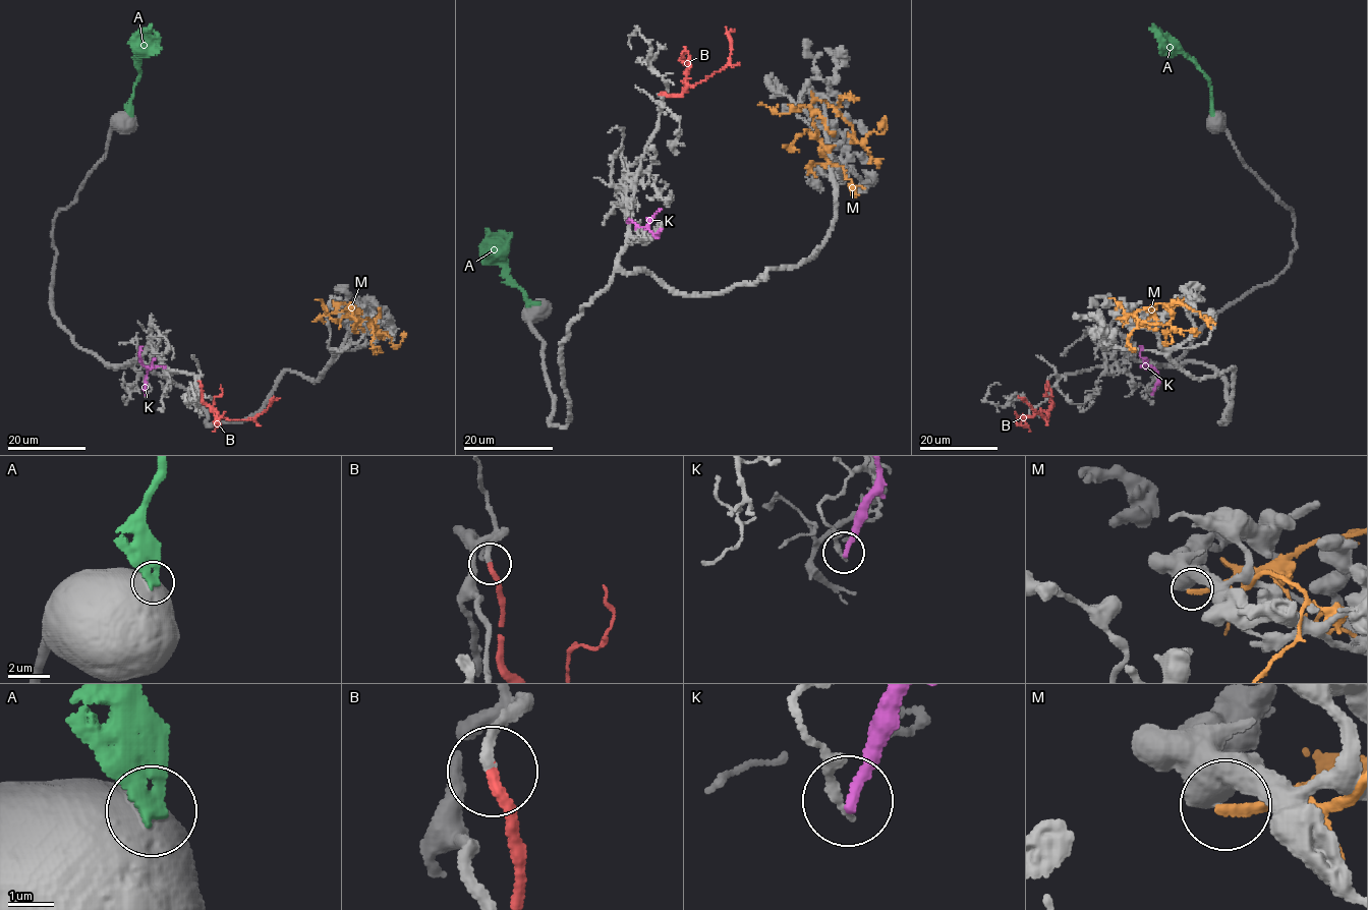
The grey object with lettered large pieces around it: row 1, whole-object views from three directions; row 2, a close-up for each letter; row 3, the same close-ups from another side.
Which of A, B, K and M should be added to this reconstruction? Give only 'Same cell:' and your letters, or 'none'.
Same cell: B

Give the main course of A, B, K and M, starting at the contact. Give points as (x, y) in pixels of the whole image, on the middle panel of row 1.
A: (537, 302), (524, 300), (498, 249), (491, 243), (487, 228)
B: (660, 94), (678, 96), (688, 86), (705, 79), (726, 65), (731, 51), (728, 34), (734, 30)
K: (661, 229), (657, 236), (647, 229), (628, 222), (628, 219)
M: (811, 93), (812, 123), (822, 153), (833, 164), (843, 167), (844, 176), (852, 184), (853, 194), (858, 195)

